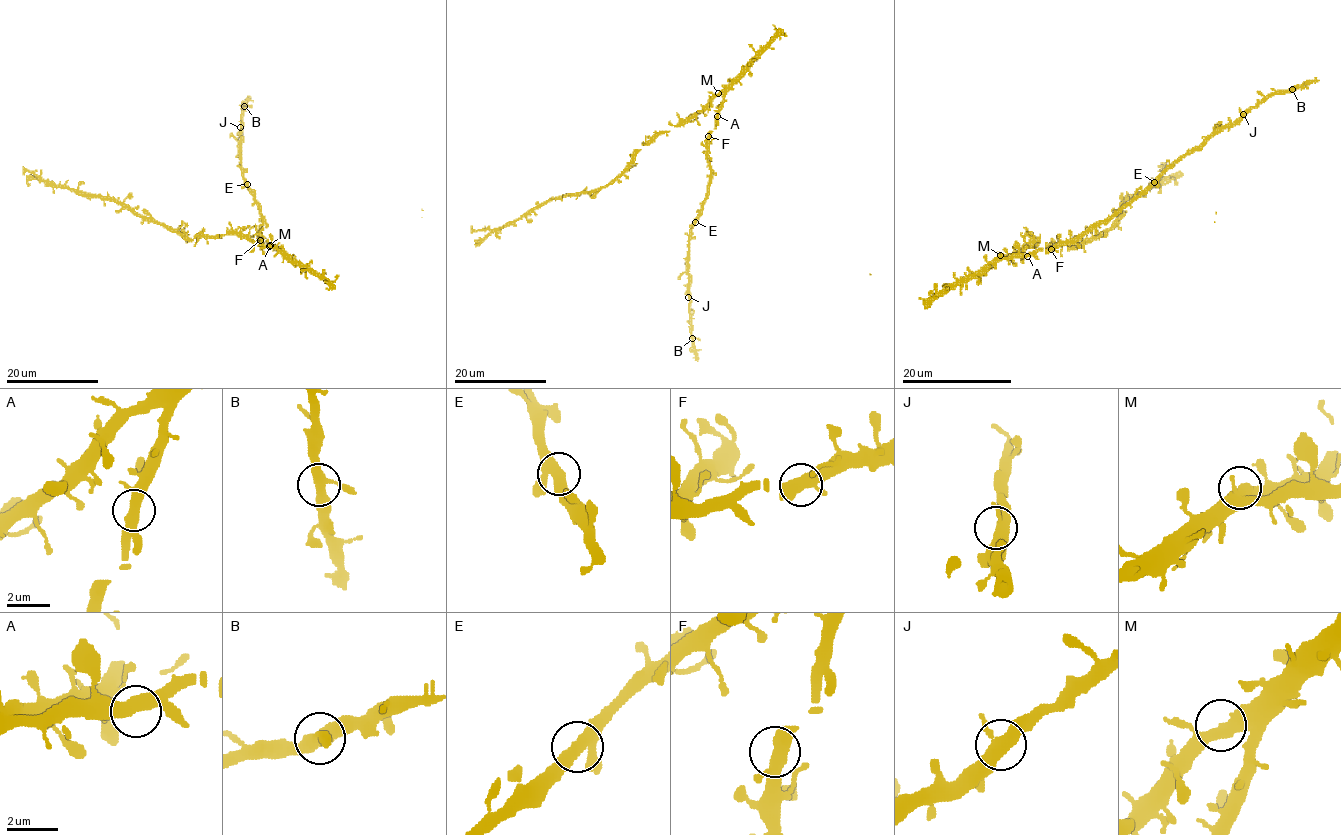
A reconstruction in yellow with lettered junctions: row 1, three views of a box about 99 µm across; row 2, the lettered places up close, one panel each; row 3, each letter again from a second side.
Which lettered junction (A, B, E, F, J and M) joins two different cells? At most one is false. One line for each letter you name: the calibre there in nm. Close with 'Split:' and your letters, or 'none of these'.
Split: none of these

